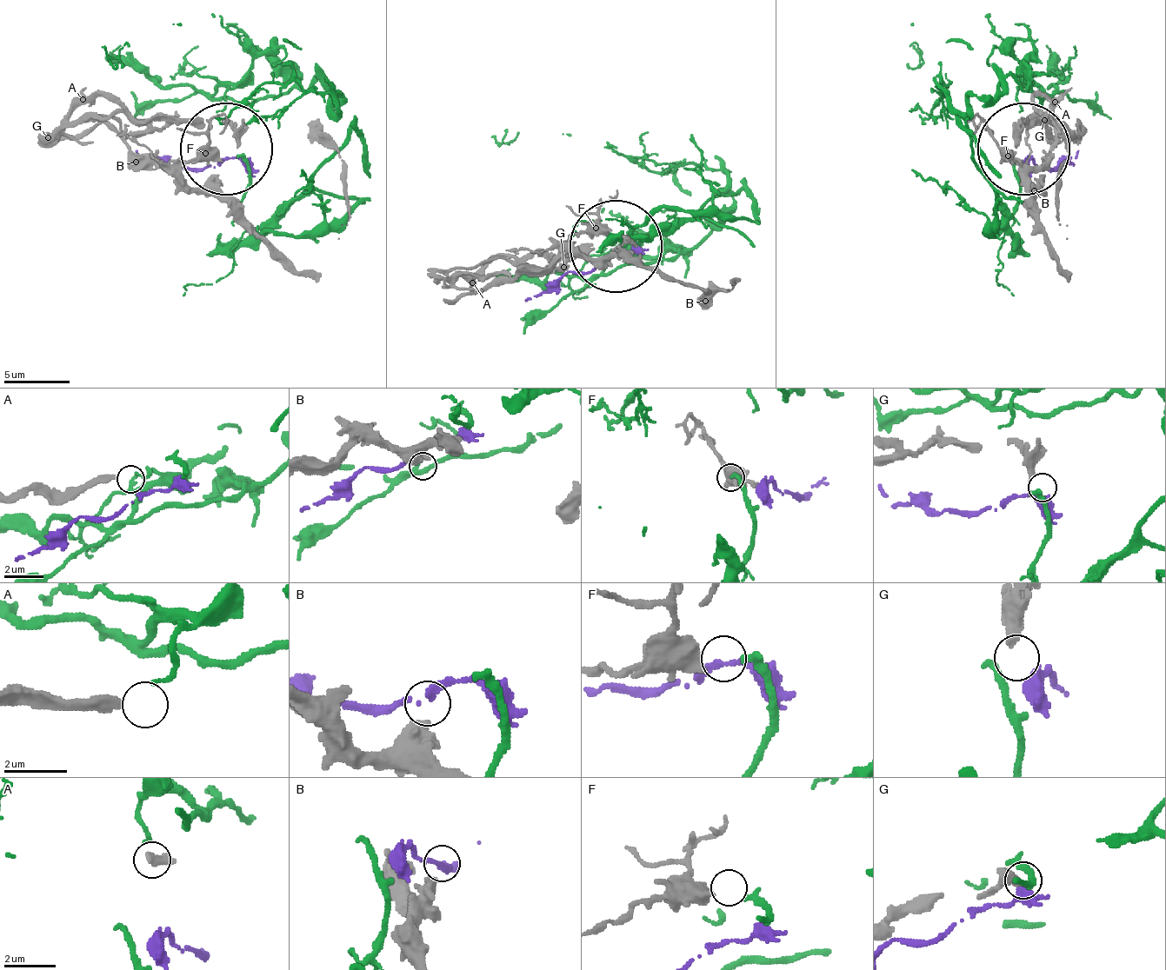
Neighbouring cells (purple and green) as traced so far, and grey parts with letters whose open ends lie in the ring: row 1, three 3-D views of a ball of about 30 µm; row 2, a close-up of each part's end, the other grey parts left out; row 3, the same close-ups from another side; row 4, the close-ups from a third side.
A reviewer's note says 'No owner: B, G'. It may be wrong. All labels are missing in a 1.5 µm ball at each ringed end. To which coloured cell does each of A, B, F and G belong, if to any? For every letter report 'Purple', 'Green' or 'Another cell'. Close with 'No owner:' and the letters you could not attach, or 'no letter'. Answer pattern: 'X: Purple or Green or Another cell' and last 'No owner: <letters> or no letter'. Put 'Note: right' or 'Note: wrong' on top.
Note: wrong
A: Another cell
B: Another cell
F: Green
G: Purple
No owner: A, B

